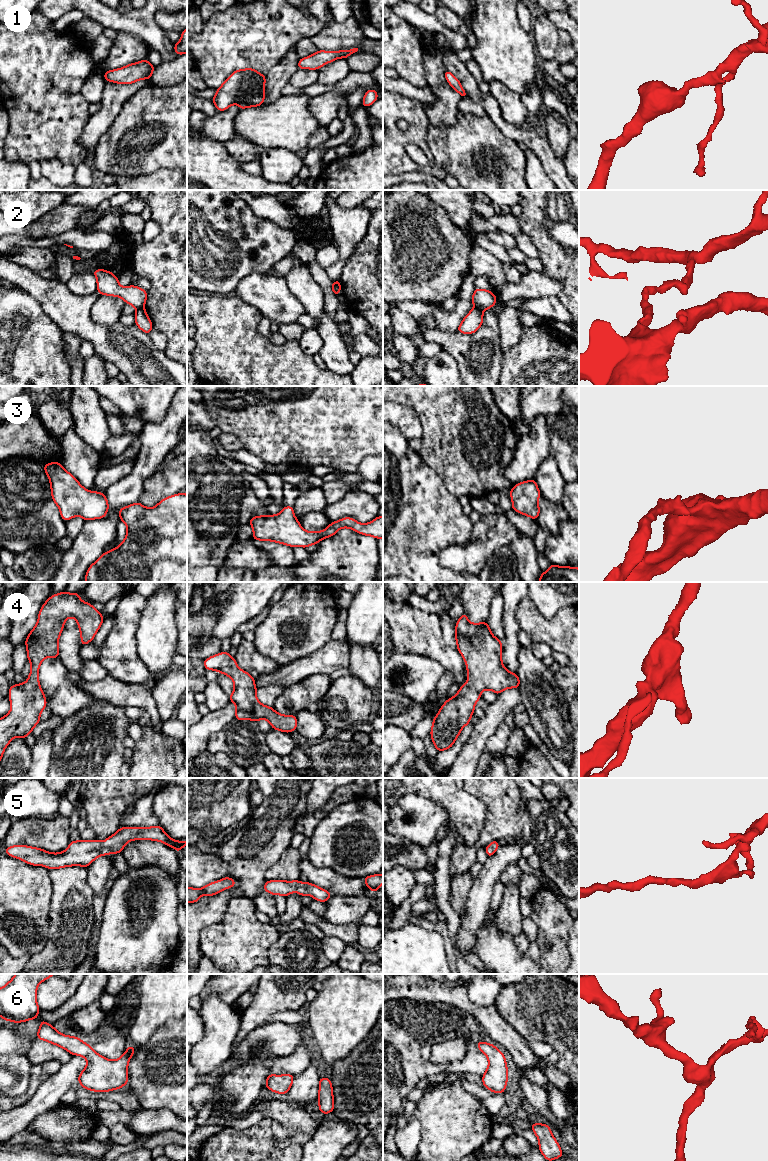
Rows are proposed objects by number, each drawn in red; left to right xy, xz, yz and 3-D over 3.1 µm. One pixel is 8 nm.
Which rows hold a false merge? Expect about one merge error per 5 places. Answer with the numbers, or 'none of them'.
2

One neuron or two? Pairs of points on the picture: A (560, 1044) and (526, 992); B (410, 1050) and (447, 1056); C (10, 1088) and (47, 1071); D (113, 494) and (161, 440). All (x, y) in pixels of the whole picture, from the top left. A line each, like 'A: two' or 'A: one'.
A: one
B: two
C: two
D: one

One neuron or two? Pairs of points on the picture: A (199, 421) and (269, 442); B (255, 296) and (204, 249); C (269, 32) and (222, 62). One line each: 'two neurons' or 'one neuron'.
A: two neurons
B: two neurons
C: one neuron

